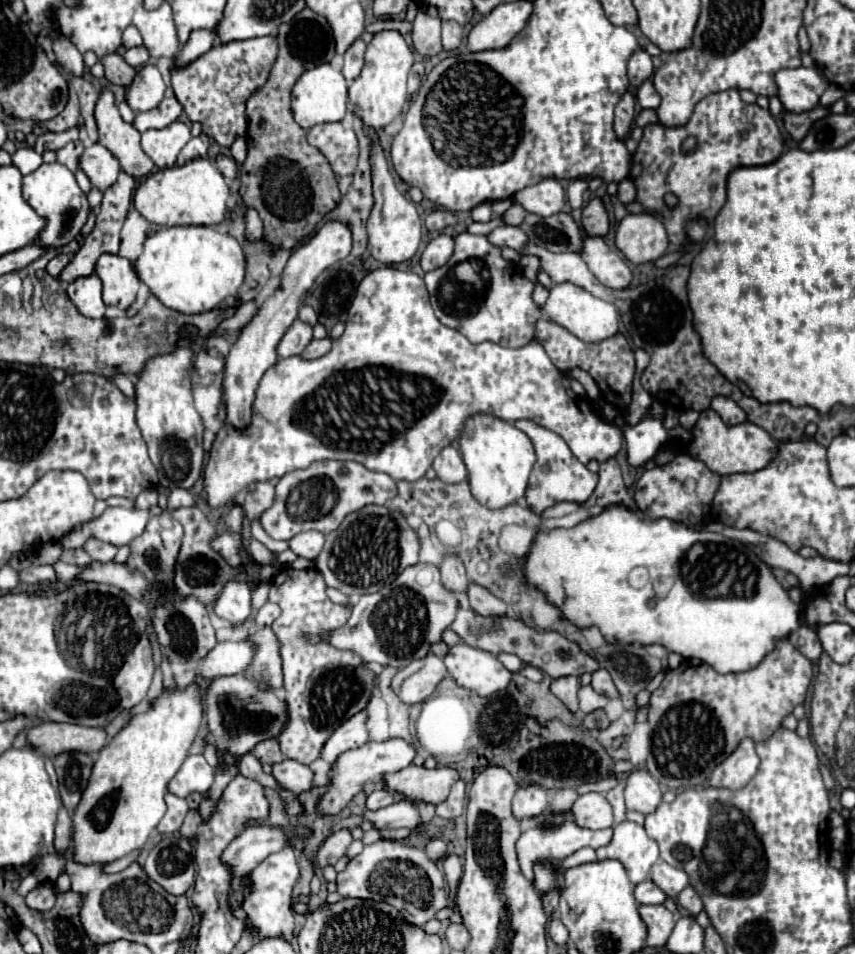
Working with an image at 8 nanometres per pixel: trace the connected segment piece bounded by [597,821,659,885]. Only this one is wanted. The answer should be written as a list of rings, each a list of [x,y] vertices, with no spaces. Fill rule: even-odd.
[[[623,821],[613,827],[611,843],[597,849],[597,859],[617,859],[627,869],[631,883],[647,879],[649,867],[659,859],[657,843],[645,833],[643,825]]]

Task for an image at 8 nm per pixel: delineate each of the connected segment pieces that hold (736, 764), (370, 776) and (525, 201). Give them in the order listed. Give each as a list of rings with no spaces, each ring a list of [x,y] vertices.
[[[743,739],[739,747],[711,773],[709,783],[713,787],[741,789],[755,775],[759,765],[759,757],[755,753],[755,743],[751,739]]]
[[[389,739],[389,741],[383,741],[383,743],[369,741],[369,743],[365,743],[363,747],[345,751],[345,753],[337,759],[337,763],[335,763],[335,773],[337,773],[337,775],[335,775],[335,779],[331,781],[325,799],[319,803],[319,813],[337,815],[337,813],[361,791],[361,787],[363,787],[367,781],[373,781],[373,779],[377,779],[379,775],[385,775],[385,773],[401,771],[403,767],[411,765],[413,757],[415,757],[415,747],[409,745],[405,739]]]
[[[543,179],[537,185],[531,185],[531,187],[525,187],[523,191],[517,191],[515,203],[521,205],[529,213],[547,217],[547,215],[559,213],[565,207],[567,195],[565,195],[561,181]]]

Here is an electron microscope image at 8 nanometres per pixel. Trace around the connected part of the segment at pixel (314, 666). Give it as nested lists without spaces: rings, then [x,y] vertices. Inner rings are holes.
[[[283,569],[271,581],[269,601],[281,607],[281,617],[275,619],[271,627],[281,643],[285,701],[289,707],[289,721],[279,735],[279,747],[287,759],[309,765],[319,757],[323,743],[335,727],[367,705],[375,675],[363,667],[363,661],[355,653],[335,649],[323,639],[329,631],[341,627],[351,613],[327,597],[323,575],[317,569]],[[309,635],[313,635],[313,639],[319,637],[319,641],[307,641]]]

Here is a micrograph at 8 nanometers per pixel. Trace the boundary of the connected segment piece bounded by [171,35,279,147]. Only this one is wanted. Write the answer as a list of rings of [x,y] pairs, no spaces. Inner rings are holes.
[[[275,35],[215,45],[207,55],[201,55],[185,69],[171,69],[175,97],[183,105],[191,123],[201,123],[205,135],[213,137],[221,147],[231,147],[237,137],[247,135],[245,103],[259,87],[265,85],[277,53],[279,45]]]

